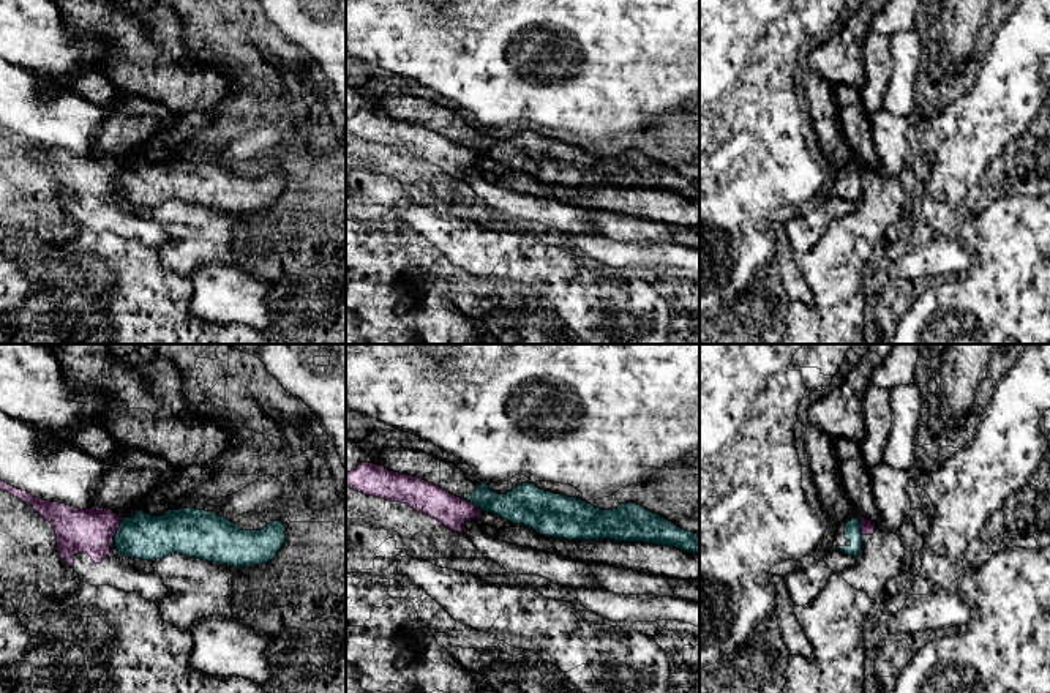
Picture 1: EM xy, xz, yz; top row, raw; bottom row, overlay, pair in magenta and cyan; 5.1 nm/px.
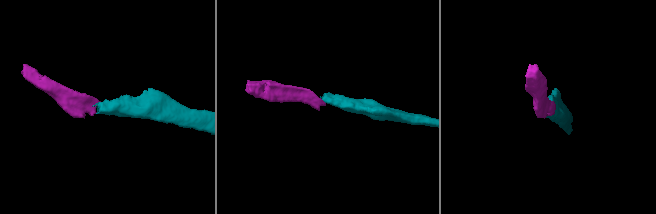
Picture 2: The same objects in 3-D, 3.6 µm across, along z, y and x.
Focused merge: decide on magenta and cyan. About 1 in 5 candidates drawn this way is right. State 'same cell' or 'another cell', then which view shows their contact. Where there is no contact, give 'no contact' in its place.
another cell | xy

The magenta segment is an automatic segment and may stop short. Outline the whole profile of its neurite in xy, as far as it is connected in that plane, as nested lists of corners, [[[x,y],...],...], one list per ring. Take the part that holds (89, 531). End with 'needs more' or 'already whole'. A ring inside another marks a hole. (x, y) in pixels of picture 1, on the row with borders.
[[[0,480],[0,491],[33,507],[49,521],[57,535],[57,553],[81,581],[90,586],[112,586],[137,592],[142,598],[159,603],[166,594],[159,575],[134,568],[115,548],[115,534],[122,516],[107,508],[79,510],[60,502],[33,497]]]; needs more

